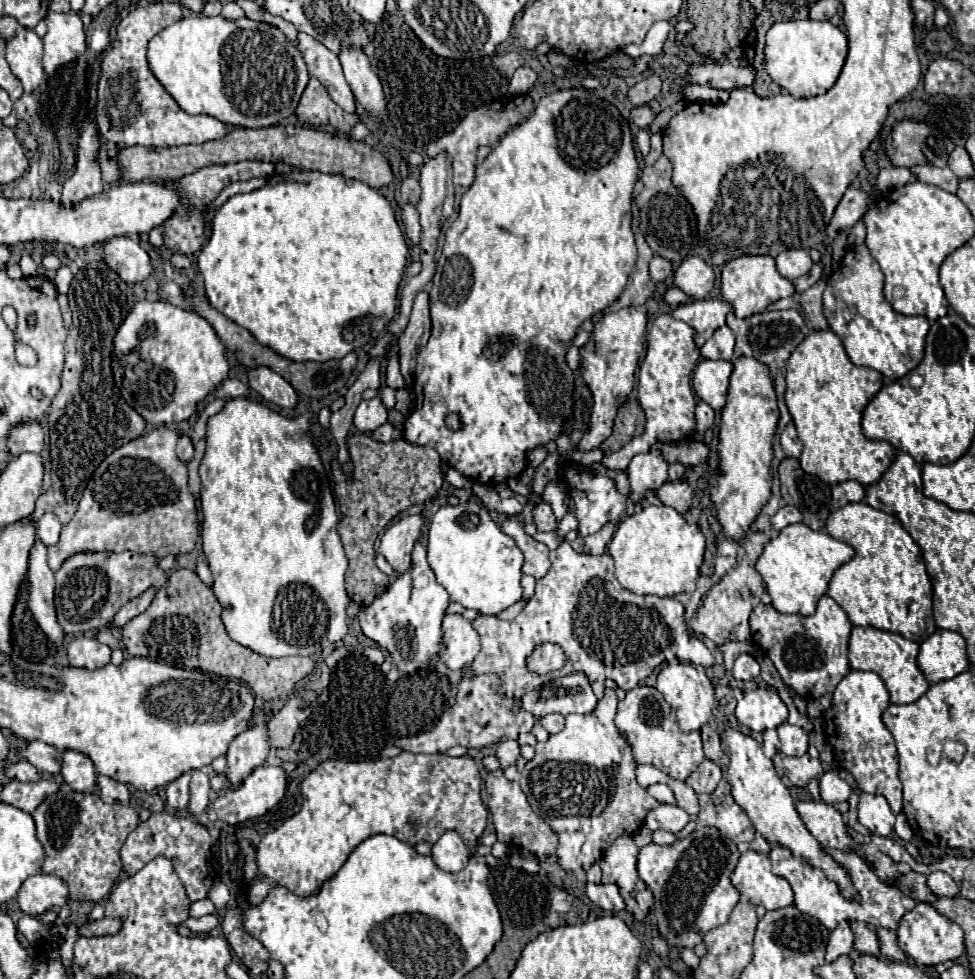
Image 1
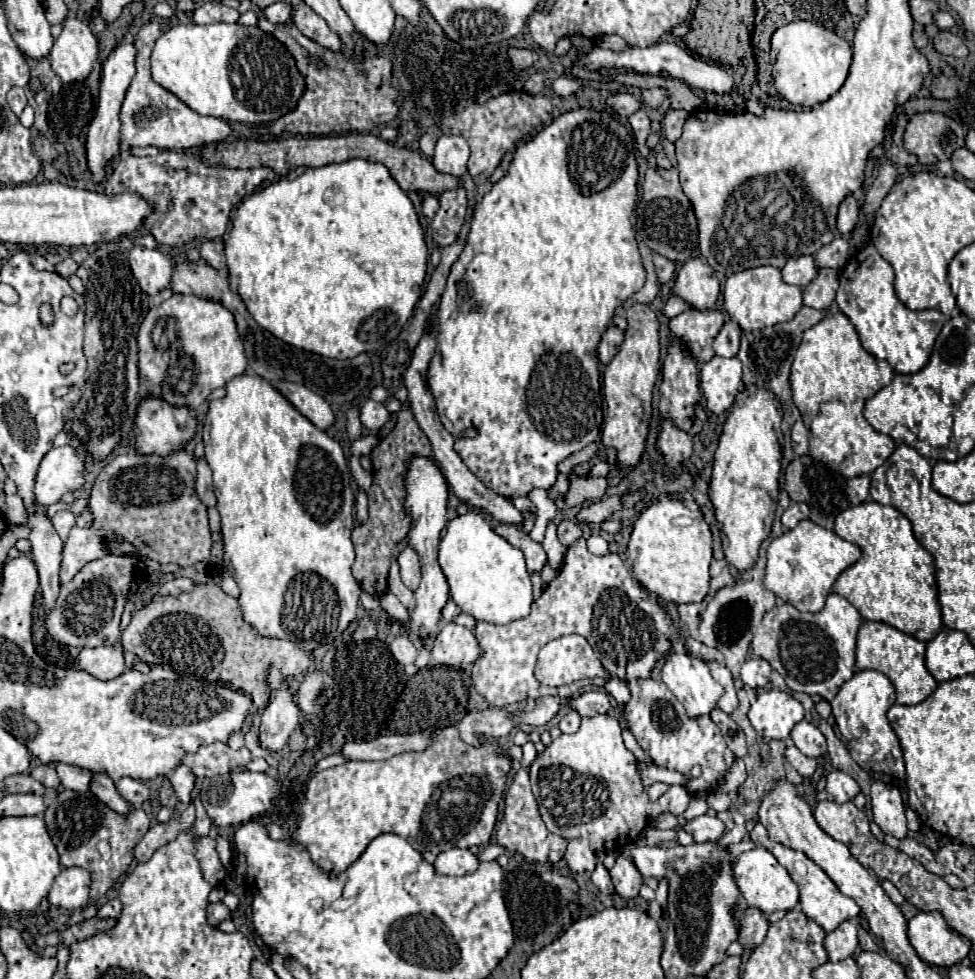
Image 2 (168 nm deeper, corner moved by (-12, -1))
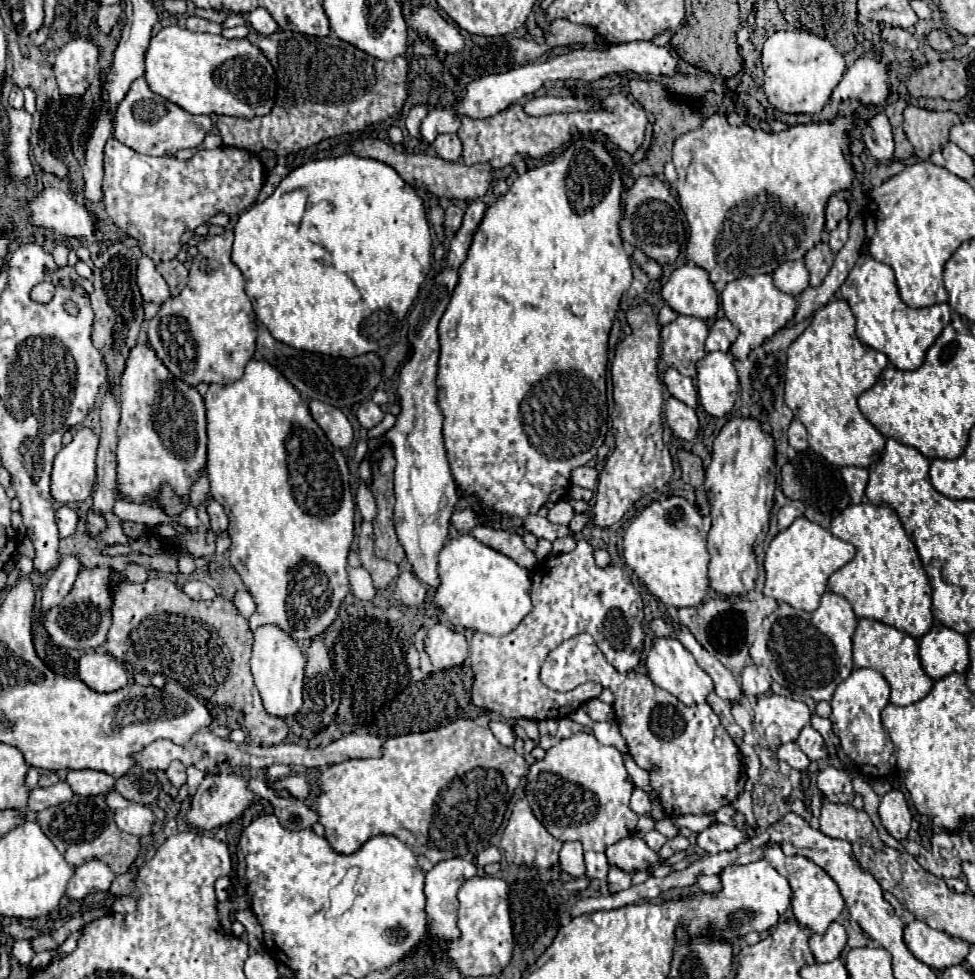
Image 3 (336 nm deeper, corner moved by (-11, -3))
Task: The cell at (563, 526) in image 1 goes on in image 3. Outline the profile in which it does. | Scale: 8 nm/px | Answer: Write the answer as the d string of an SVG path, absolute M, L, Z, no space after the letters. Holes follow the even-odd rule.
M478 525L470 531L470 535L476 535L476 539L480 539L482 543L488 543L488 547L496 547L496 551L508 555L528 571L532 571L538 565L534 551L526 549L522 543L522 537L514 531L492 527L492 525Z

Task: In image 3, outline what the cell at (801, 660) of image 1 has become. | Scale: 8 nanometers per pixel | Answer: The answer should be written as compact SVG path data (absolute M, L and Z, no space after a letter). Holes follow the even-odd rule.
M832 591L822 595L820 607L812 613L798 611L788 603L778 603L778 609L764 619L762 629L750 647L750 657L756 665L768 667L772 679L794 695L830 701L836 687L854 669L852 635L856 625L858 617L854 615L852 605Z

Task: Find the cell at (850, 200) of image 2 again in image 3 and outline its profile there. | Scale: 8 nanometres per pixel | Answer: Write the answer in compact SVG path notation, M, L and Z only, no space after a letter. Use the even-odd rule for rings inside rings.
M832 195L832 199L828 201L828 207L826 207L826 225L824 225L824 231L830 233L838 227L838 223L848 215L848 203L836 195Z

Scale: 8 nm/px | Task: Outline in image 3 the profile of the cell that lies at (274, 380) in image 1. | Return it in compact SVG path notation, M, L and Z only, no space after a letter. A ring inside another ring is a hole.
M314 399L308 401L308 409L334 447L348 447L352 443L352 425L340 409Z

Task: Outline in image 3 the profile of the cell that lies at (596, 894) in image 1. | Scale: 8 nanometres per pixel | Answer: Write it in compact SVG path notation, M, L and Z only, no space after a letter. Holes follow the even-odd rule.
M588 851L588 853L584 853L584 861L586 861L586 875L590 879L606 881L606 875L610 871L610 863L608 863L608 859L606 859L604 853Z

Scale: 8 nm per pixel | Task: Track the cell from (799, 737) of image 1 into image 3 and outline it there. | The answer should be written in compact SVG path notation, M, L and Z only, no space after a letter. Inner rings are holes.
M806 725L798 739L796 739L798 747L806 753L806 757L810 761L820 761L820 759L826 759L828 757L828 749L826 749L826 743L822 739L822 735L812 727L812 725Z

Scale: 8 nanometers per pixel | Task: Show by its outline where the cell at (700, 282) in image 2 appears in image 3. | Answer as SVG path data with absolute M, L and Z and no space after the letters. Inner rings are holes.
M692 263L678 267L662 287L664 301L680 315L712 319L718 311L718 293L708 273Z

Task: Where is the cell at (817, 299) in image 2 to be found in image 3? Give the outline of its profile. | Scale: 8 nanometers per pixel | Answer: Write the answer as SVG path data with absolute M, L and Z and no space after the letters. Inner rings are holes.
M820 243L804 257L804 261L810 271L810 287L818 287L834 263L834 253L826 243Z

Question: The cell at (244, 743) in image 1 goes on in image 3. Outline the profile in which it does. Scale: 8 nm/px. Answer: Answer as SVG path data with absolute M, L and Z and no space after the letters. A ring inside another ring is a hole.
M264 625L264 627L256 629L250 667L252 667L254 683L260 691L264 709L272 717L288 719L288 717L294 717L300 711L300 707L302 707L304 665L306 665L304 653L300 651L300 647L296 645L294 639L284 635L284 631L280 631L278 627L272 627L272 625Z

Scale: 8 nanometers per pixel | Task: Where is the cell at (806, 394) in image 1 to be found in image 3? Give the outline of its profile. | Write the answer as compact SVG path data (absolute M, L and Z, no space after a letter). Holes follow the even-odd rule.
M846 301L826 303L812 315L810 327L790 345L786 363L784 401L806 427L810 449L836 467L870 467L886 445L886 437L872 427L856 403L886 369L886 357L858 341L854 323Z

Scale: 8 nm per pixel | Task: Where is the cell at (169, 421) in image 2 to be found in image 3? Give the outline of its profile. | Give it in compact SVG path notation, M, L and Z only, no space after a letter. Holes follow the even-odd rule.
M140 343L128 357L126 371L120 385L122 417L118 427L118 489L126 501L146 503L158 495L160 483L172 483L176 493L188 501L188 491L198 473L206 467L206 409L204 399L194 387L184 387L180 379L172 379L172 373L156 359L156 353Z

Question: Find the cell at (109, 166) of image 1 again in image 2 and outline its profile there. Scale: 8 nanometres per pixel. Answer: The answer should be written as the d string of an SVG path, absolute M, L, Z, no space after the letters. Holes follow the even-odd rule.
M129 149L121 151L111 161L111 175L105 179L105 195L113 197L117 193L137 193L151 205L151 213L145 217L143 227L155 237L161 245L185 245L193 239L219 239L223 237L231 211L251 193L263 189L275 181L275 173L269 167L255 167L255 169L217 169L209 167L197 157L189 157L189 151L161 151L153 157L137 157Z

